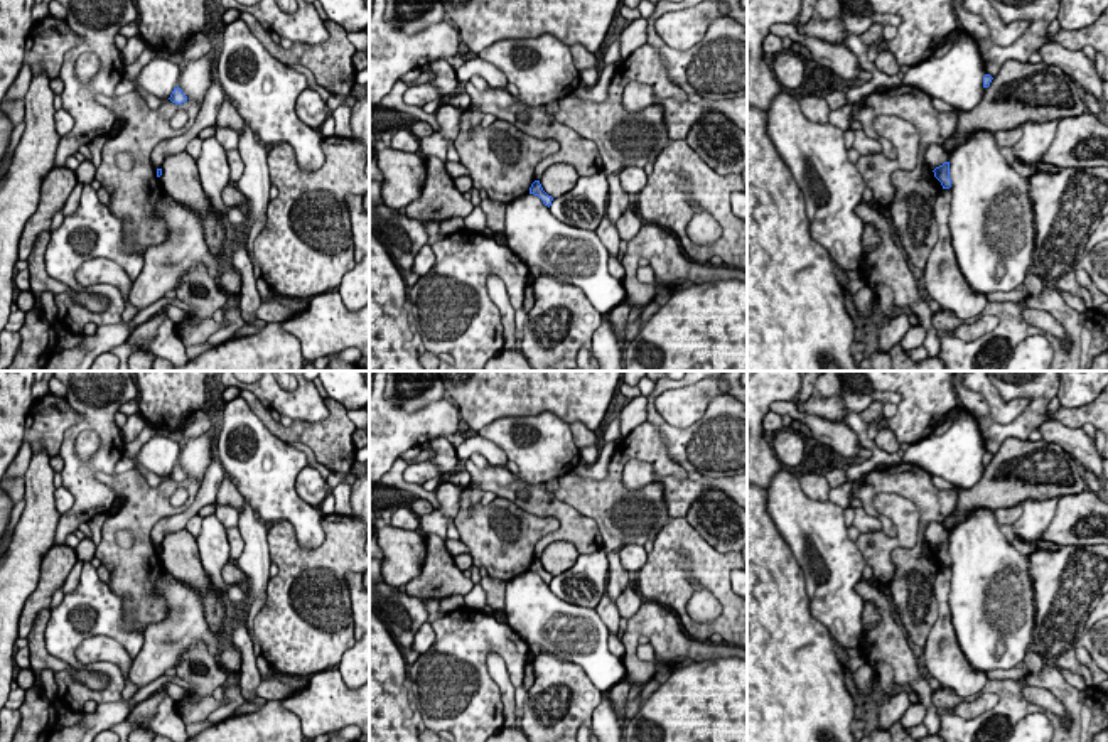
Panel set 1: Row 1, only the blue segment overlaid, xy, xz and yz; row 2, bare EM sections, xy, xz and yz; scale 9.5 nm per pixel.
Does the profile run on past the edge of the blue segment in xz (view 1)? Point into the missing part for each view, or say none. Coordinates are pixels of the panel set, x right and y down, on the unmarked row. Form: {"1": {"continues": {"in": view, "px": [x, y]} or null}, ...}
{"1": {"continues": null}}

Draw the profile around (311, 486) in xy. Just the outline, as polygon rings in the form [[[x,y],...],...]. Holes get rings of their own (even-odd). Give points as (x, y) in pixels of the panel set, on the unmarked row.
[[[310,465],[297,476],[297,494],[310,506],[319,508],[329,494],[329,486],[320,472]]]

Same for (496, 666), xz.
[[[487,653],[487,671],[494,683],[499,686],[501,700],[504,707],[504,729],[511,729],[518,717],[516,700],[514,700],[514,686],[509,680],[509,673],[504,659],[496,653]]]

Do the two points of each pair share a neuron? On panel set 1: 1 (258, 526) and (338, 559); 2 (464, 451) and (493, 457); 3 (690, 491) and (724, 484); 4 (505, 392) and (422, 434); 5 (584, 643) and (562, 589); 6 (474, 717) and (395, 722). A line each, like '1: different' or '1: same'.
1: different
2: same
3: same
4: different
5: different
6: different

